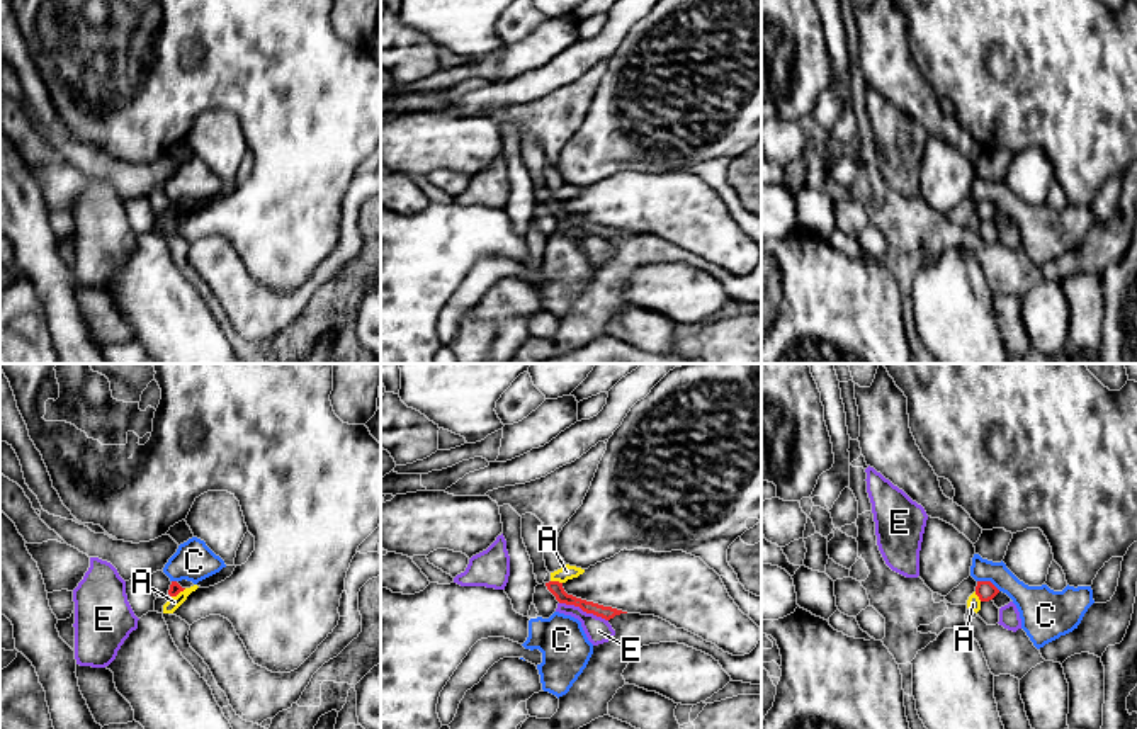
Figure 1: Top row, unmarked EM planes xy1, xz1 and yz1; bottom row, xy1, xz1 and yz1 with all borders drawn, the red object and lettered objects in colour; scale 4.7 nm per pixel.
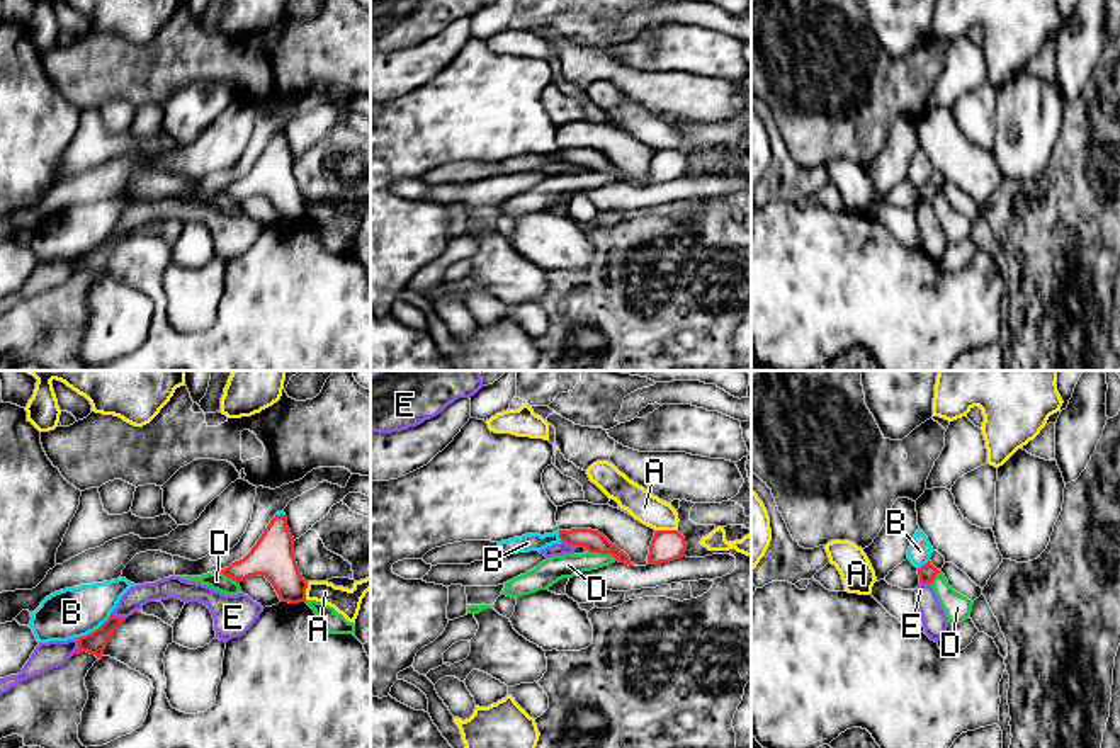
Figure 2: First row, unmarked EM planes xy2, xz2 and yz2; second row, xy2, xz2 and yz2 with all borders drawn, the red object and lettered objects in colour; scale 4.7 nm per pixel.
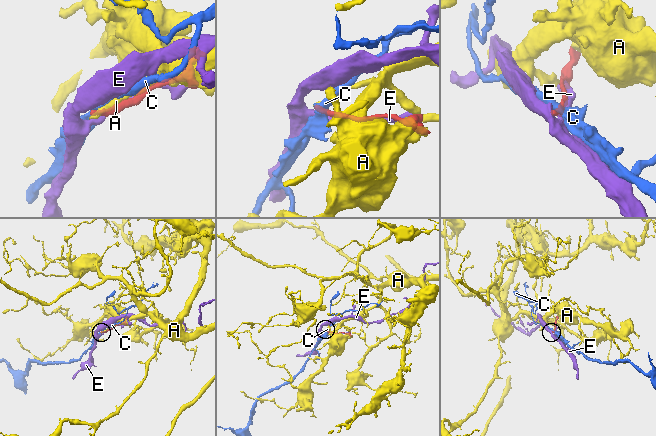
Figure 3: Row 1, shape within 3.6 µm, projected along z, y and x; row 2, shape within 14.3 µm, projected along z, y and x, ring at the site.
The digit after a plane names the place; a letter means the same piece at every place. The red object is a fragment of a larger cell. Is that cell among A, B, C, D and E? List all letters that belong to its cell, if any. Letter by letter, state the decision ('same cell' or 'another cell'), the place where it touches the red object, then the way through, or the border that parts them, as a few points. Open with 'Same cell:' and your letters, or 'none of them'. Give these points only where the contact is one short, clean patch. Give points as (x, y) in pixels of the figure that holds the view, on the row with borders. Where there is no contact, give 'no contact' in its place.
Same cell: B
A: another cell; meets red in xz2 at (667, 531)
B: same cell; meets red in xy2 at (96, 629)
C: another cell; meets red in yz1 at (989, 582); border along yz1 (978, 580), (988, 580), (1000, 590)
D: another cell; meets red in xz2 at (604, 553)
E: another cell; meets red in xz1 at (583, 610)

